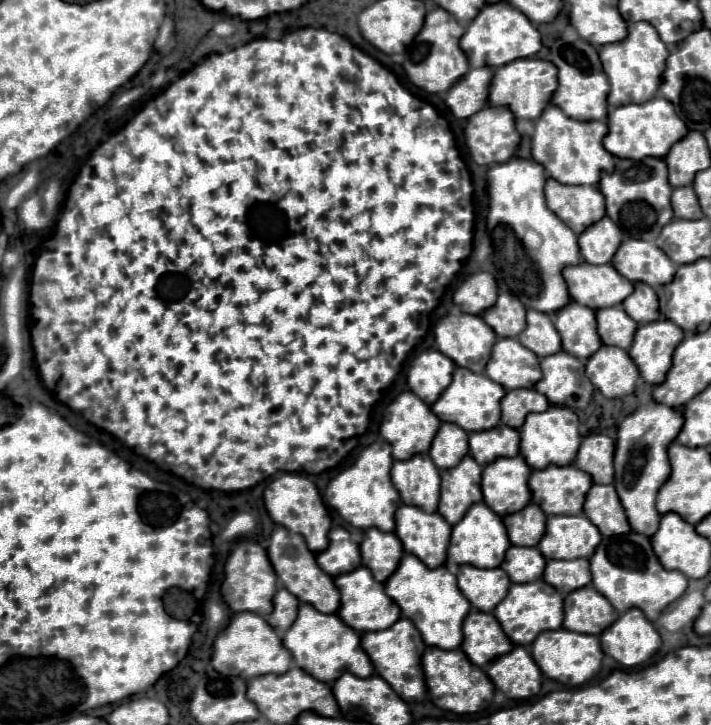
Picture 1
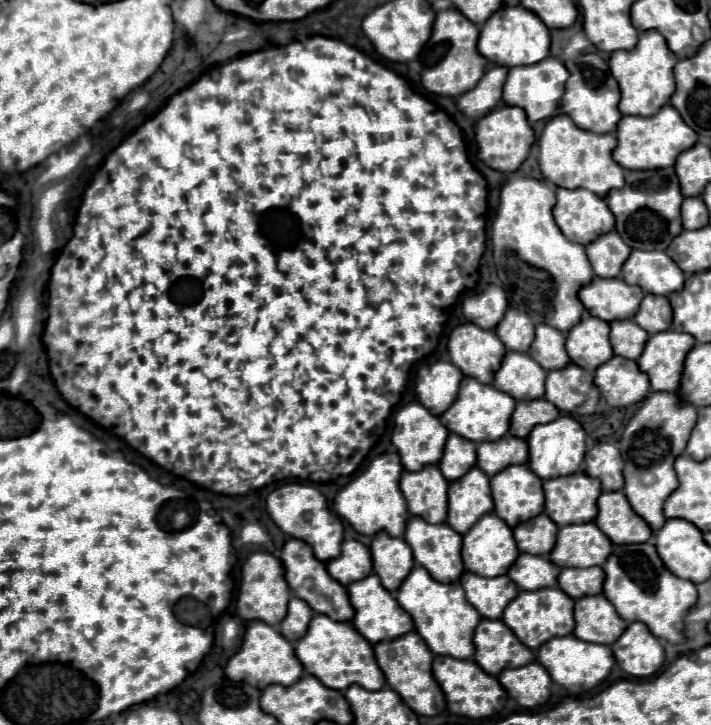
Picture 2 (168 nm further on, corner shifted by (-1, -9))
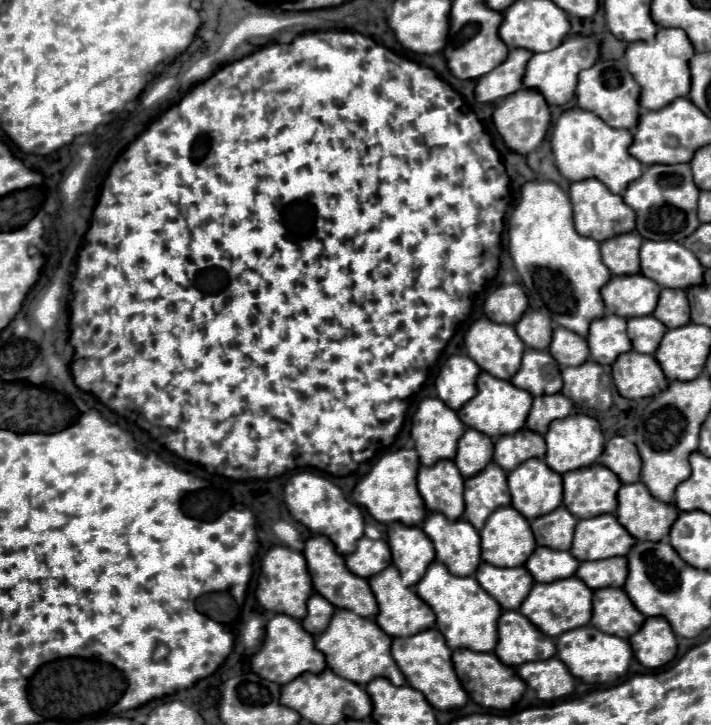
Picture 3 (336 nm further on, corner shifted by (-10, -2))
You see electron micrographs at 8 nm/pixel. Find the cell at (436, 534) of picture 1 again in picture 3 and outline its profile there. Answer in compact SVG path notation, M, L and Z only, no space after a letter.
M431 512L427 514L427 518L423 520L423 532L429 536L429 540L433 542L435 546L435 554L437 554L437 560L441 564L447 566L447 570L453 574L453 576L471 576L479 562L481 562L481 548L479 548L479 532L467 524L467 520L459 518L455 522L447 520L443 514L439 512Z

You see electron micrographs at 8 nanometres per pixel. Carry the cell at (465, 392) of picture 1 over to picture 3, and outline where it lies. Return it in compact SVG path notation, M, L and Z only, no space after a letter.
M481 372L477 378L477 394L461 410L457 410L457 416L465 426L469 426L477 432L483 432L491 438L497 438L503 434L517 432L525 426L523 420L527 418L527 412L531 410L531 400L533 398L529 392L515 388L507 380L499 380L487 372Z

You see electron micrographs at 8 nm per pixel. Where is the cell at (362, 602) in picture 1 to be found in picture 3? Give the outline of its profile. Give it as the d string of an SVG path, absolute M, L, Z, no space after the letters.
M387 566L383 572L371 576L369 586L379 606L379 614L375 616L375 622L389 636L413 636L415 632L423 632L423 628L431 628L435 624L433 610L415 594L413 588L407 588L401 584L401 576L395 566Z

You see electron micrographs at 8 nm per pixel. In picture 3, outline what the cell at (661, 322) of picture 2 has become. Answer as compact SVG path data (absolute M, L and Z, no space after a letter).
M663 288L653 316L659 322L663 322L667 328L679 328L679 324L687 324L689 322L689 304L687 304L685 290Z

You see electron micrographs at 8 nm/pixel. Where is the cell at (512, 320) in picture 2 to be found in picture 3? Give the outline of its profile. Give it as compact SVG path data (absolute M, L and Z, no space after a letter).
M527 310L515 324L515 332L525 346L535 350L547 350L551 342L551 318L541 310Z

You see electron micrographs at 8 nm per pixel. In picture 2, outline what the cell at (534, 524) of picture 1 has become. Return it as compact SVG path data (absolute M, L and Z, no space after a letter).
M540 513L514 527L514 539L522 553L548 555L554 549L554 539L558 535L558 525L546 515Z

